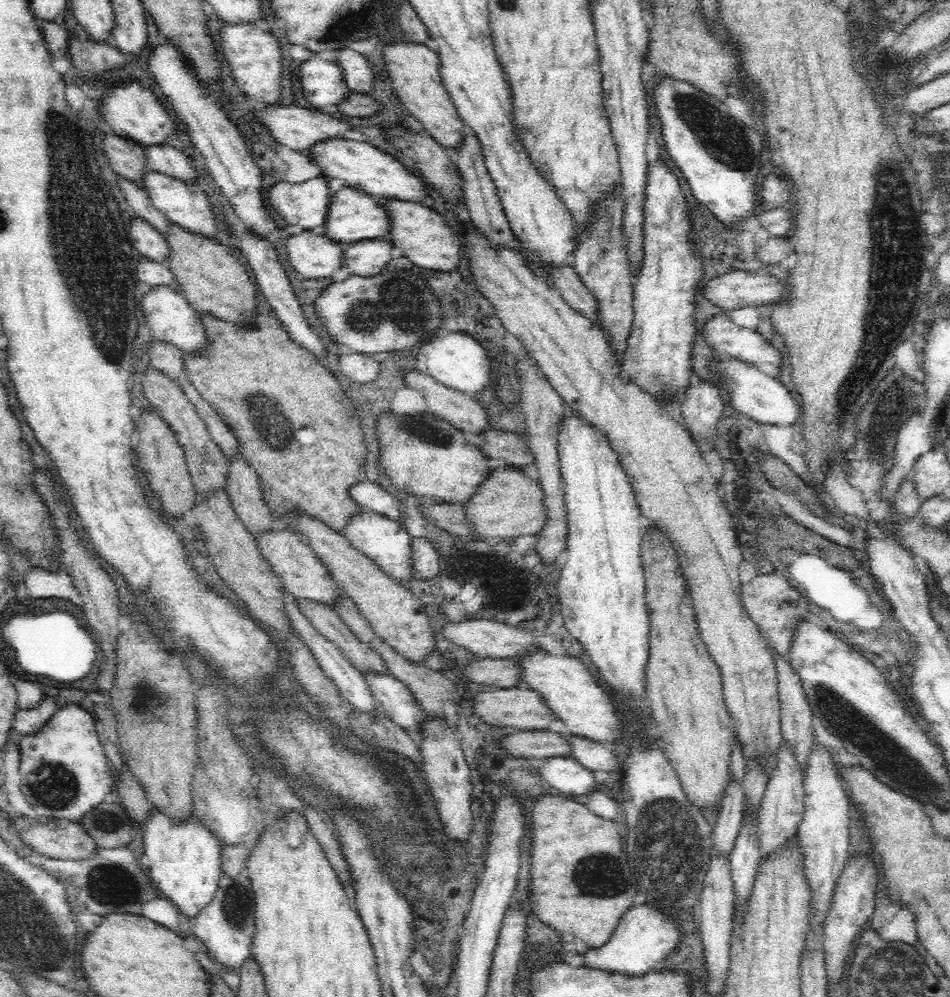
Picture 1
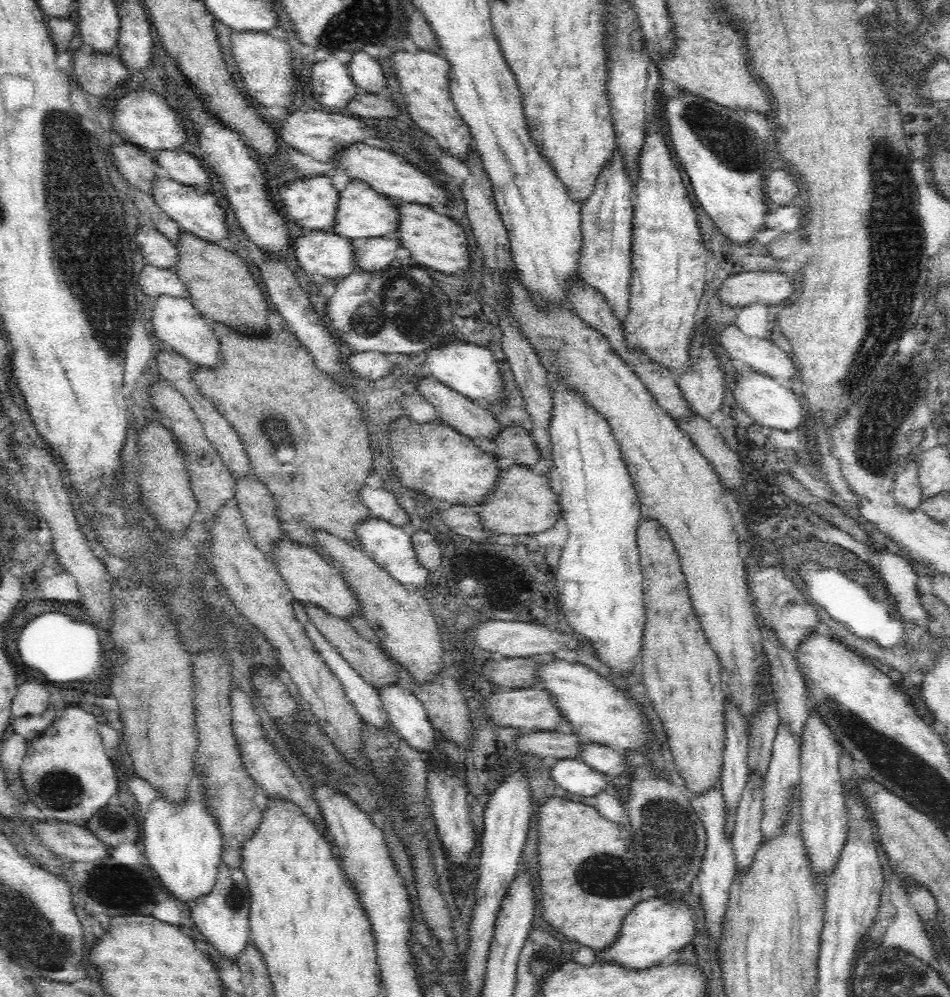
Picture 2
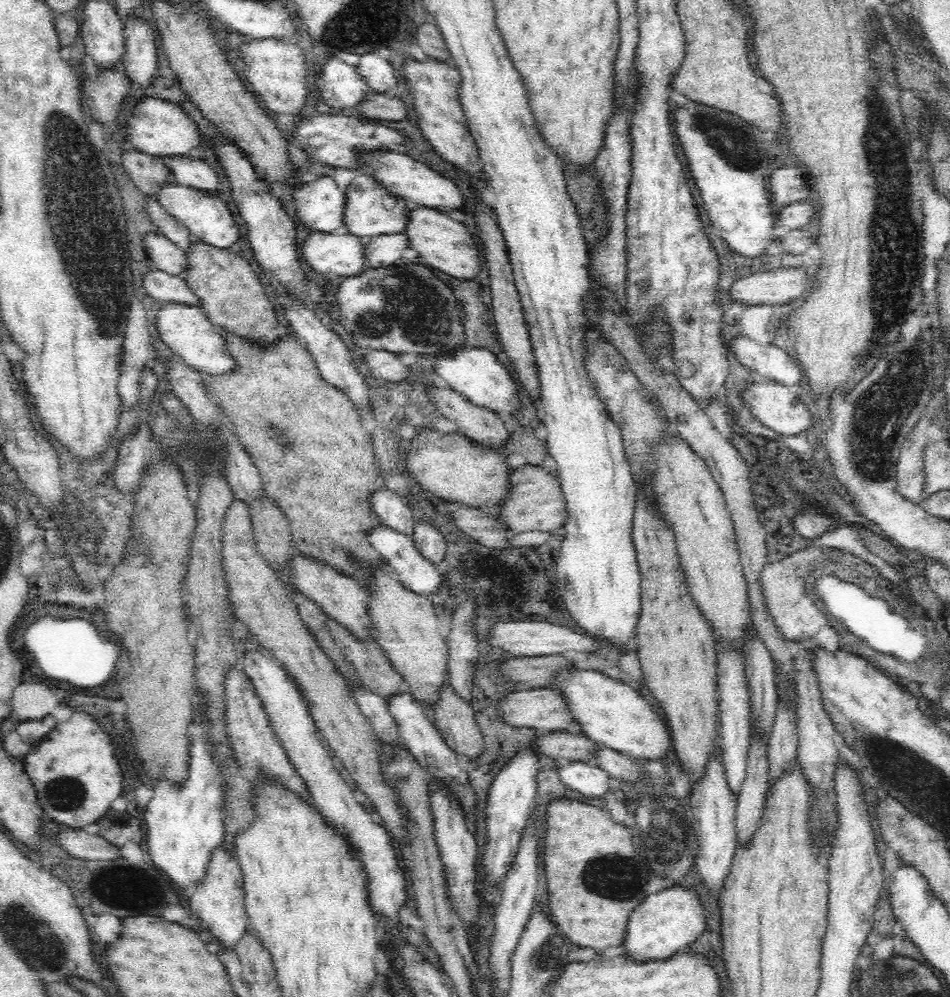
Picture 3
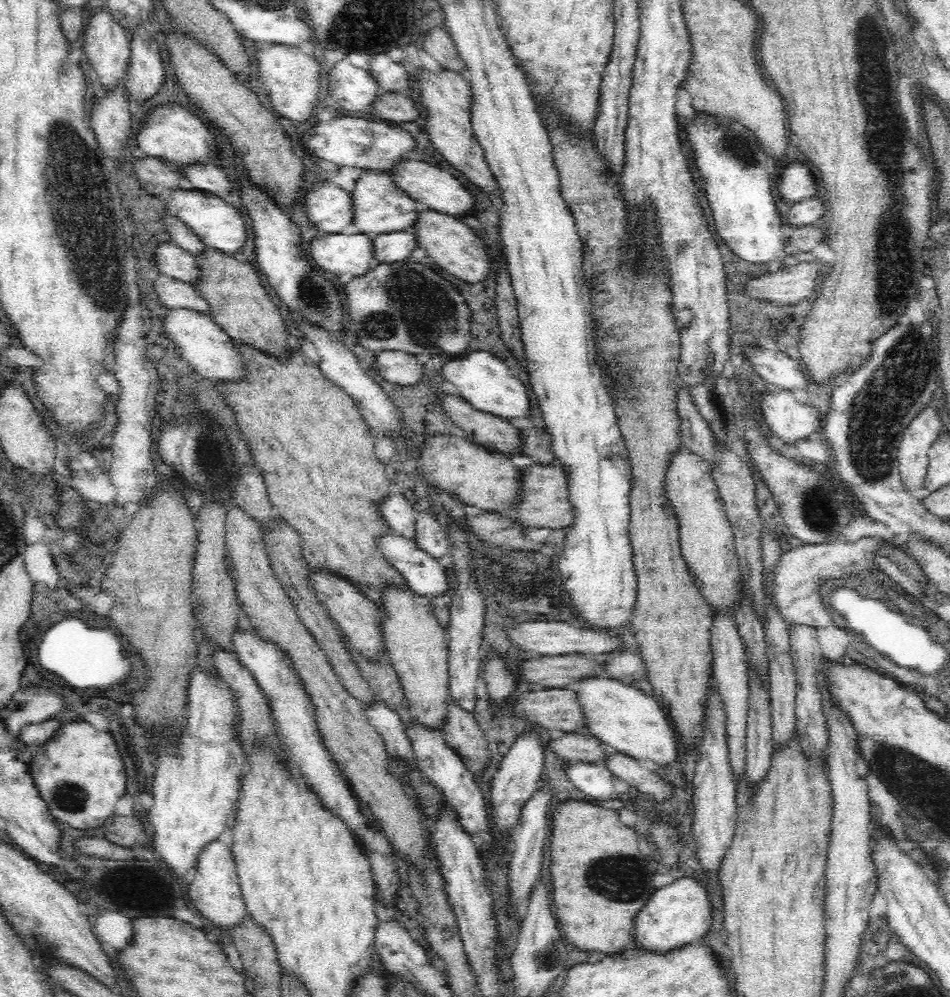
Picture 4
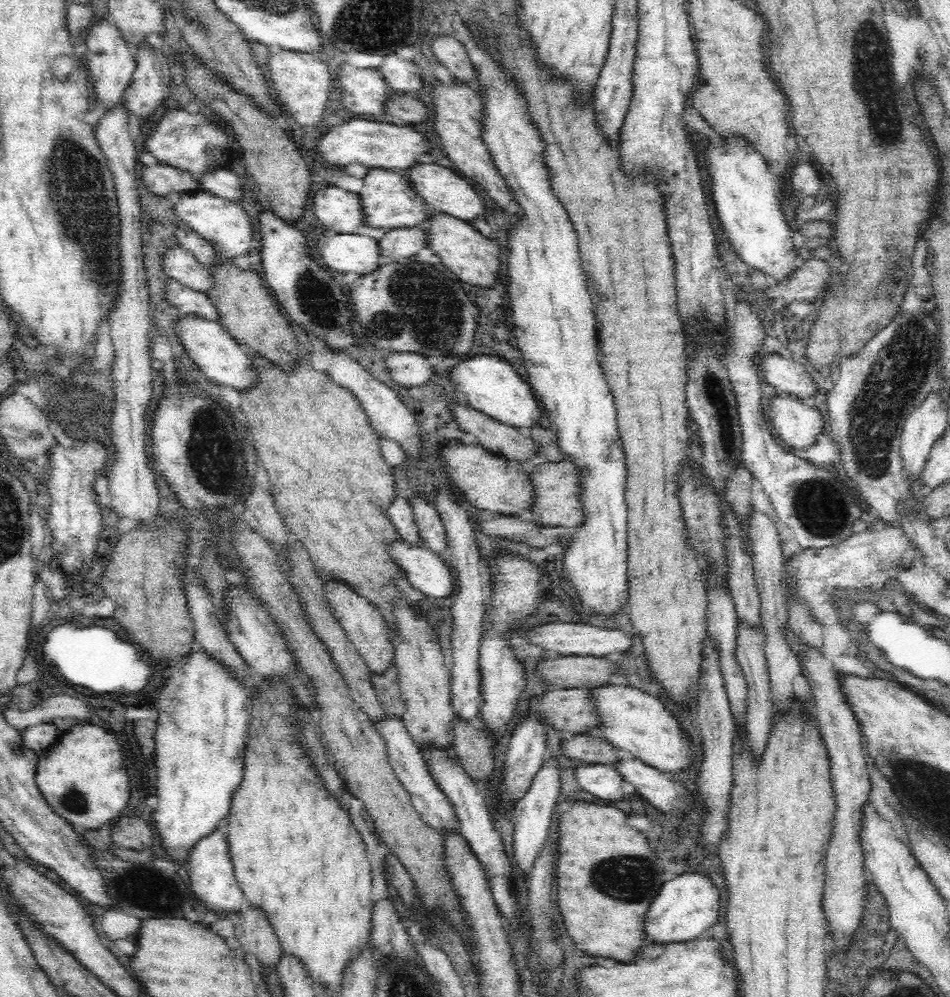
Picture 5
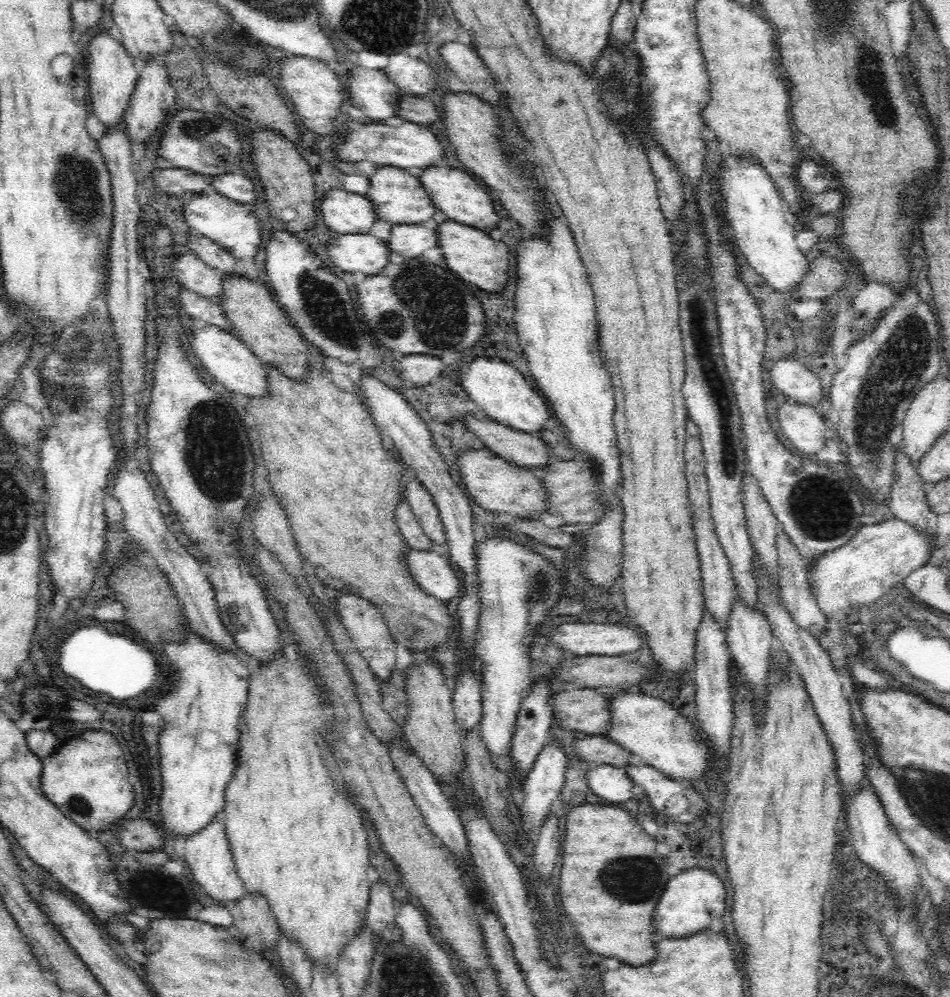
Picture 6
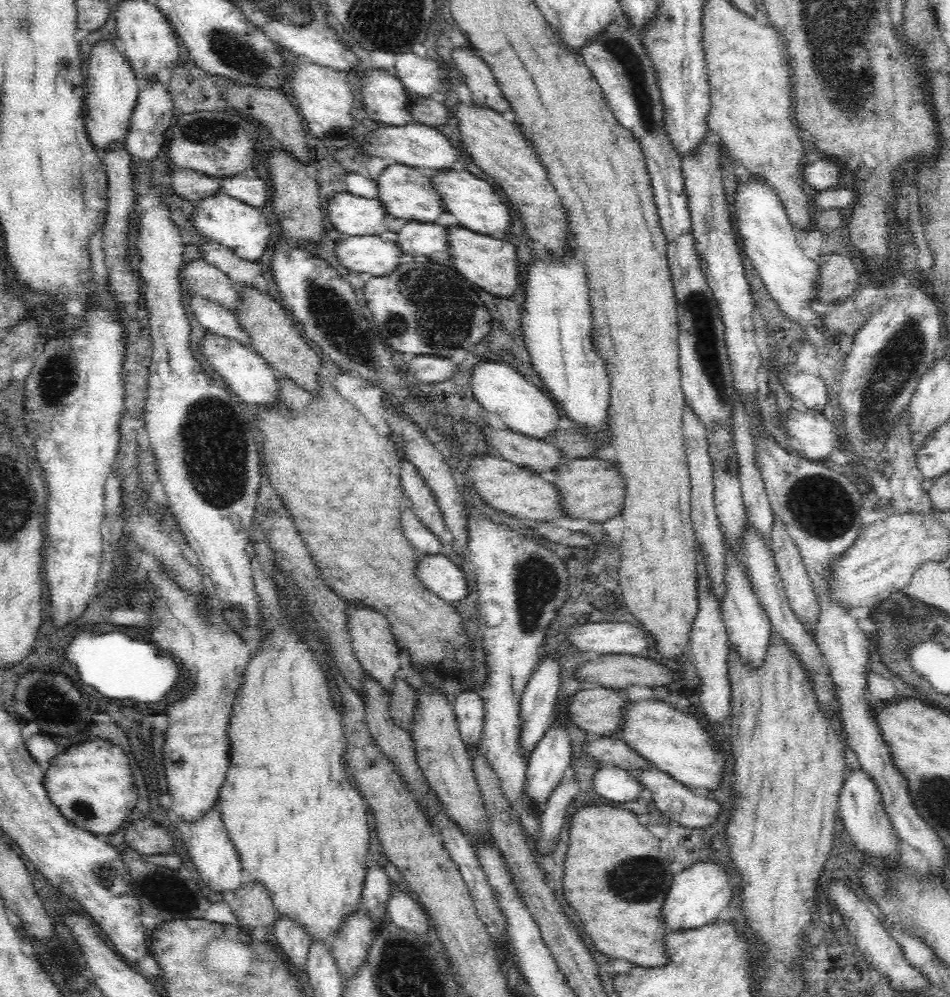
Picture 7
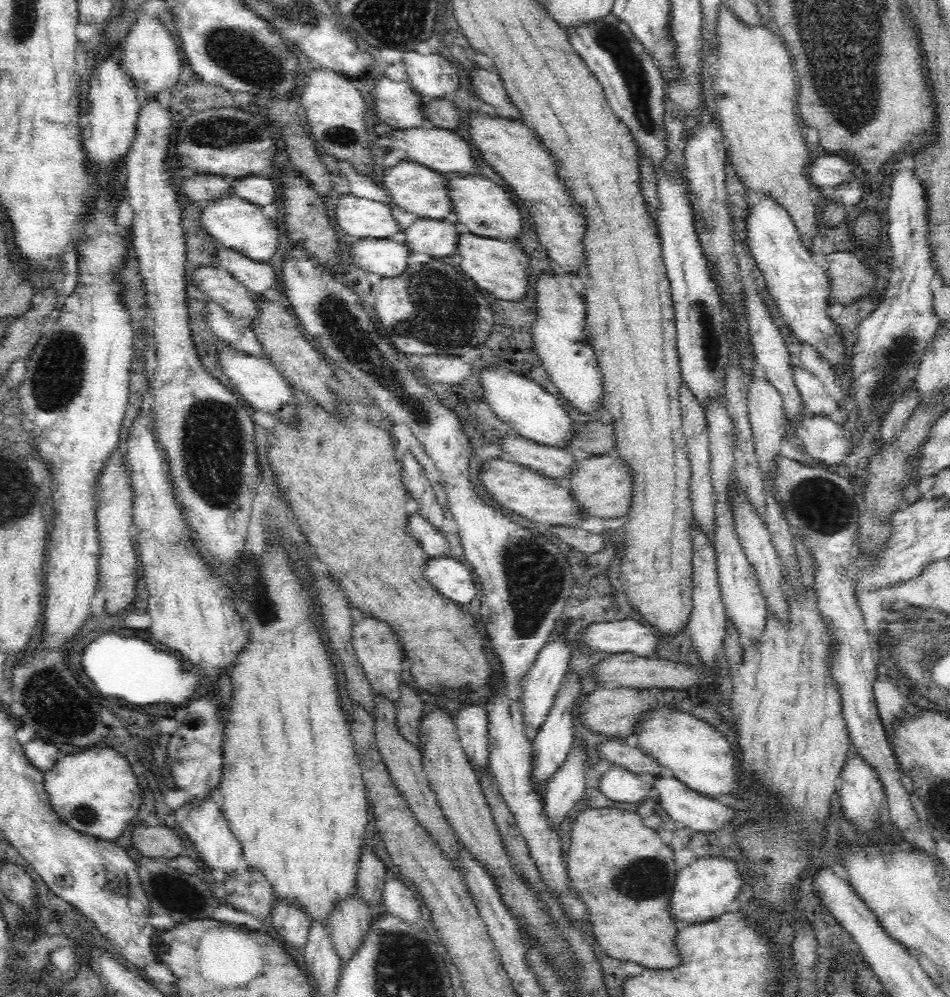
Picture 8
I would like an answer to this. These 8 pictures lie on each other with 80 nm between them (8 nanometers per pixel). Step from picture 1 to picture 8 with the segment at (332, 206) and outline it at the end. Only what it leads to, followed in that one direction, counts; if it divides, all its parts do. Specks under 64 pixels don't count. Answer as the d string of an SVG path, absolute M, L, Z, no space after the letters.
M402 160L394 168L381 174L380 183L385 193L390 197L390 208L398 208L406 214L416 214L417 218L442 220L452 212L452 203L446 191L445 176L422 167L416 162Z

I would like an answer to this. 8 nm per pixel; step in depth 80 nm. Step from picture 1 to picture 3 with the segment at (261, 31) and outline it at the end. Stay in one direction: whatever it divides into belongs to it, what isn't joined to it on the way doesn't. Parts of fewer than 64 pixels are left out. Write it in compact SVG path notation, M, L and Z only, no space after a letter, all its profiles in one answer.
M248 39L238 46L238 53L246 66L246 85L248 90L268 109L273 116L276 113L298 116L304 108L308 84L306 84L306 66L304 52L290 39Z

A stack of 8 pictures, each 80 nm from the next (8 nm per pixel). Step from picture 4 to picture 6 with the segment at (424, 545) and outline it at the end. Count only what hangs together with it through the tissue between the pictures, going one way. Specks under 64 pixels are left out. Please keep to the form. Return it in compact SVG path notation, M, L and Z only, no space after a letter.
M412 479L406 486L406 494L406 501L413 516L429 539L433 550L444 552L447 547L447 537L430 493L418 479Z

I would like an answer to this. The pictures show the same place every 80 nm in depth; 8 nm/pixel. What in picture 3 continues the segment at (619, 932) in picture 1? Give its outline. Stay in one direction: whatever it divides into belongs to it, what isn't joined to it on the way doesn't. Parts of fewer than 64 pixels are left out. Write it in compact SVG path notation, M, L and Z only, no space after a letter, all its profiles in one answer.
M676 886L650 894L630 914L622 947L628 959L636 963L668 960L680 950L689 947L704 932L704 908L694 890Z

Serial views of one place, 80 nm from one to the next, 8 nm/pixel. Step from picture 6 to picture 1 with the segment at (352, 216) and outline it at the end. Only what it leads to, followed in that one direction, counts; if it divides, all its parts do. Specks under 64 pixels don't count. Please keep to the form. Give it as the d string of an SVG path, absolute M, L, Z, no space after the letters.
M319 177L298 184L278 182L264 198L286 224L299 224L304 231L318 231L326 220L331 196L327 181Z

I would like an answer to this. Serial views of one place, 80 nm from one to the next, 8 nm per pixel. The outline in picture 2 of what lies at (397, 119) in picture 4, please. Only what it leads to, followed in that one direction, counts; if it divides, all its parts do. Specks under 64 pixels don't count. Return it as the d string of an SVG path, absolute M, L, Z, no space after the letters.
M358 91L346 109L352 114L358 114L356 118L392 118L398 114L396 104L388 97Z

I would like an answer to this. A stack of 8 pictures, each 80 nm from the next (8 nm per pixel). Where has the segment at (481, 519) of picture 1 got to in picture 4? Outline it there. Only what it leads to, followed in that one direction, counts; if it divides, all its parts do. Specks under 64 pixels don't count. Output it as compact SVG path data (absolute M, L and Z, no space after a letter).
M538 463L526 466L518 474L518 489L520 500L514 510L516 516L511 518L524 530L527 528L560 530L567 529L573 524L574 510L566 492L566 473L562 466L541 465Z

